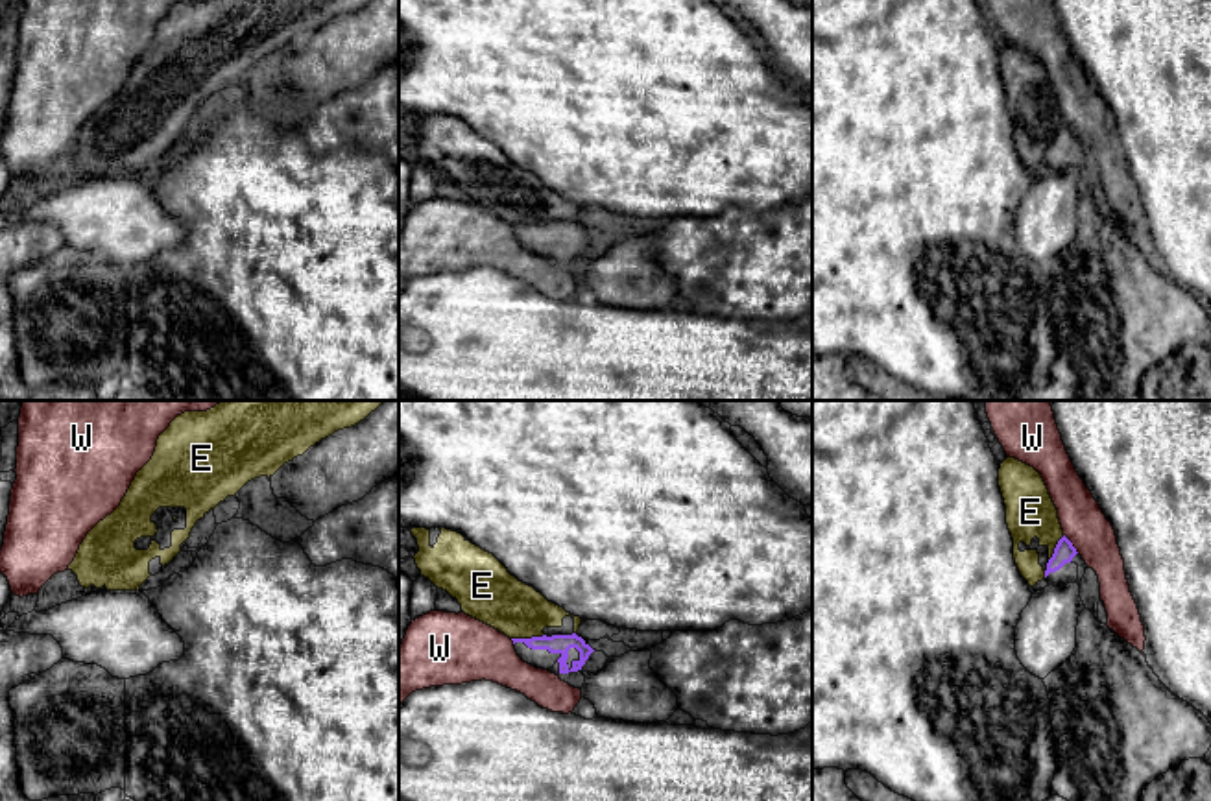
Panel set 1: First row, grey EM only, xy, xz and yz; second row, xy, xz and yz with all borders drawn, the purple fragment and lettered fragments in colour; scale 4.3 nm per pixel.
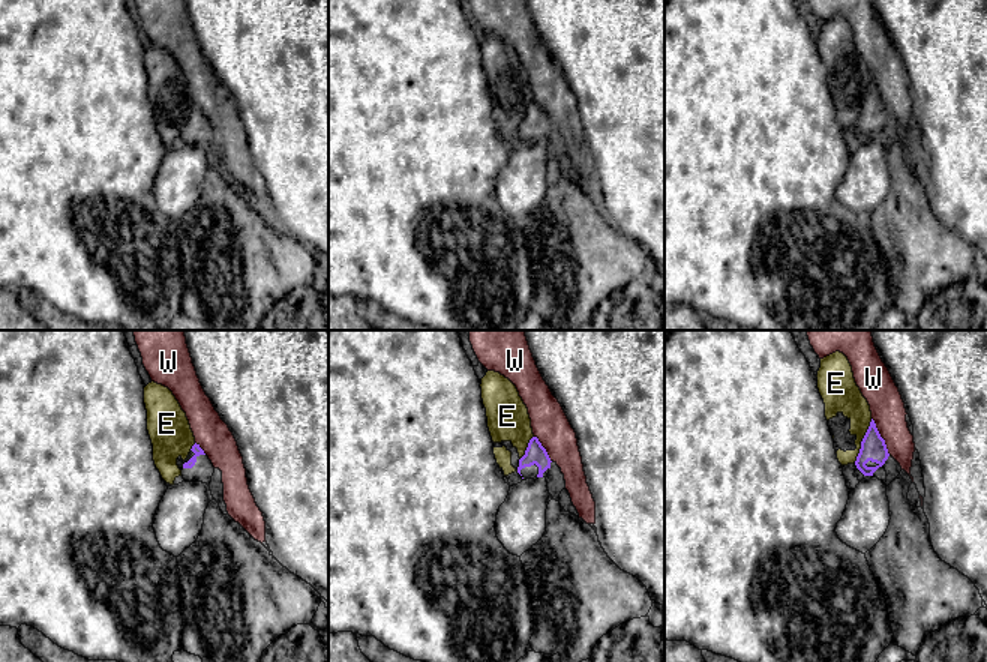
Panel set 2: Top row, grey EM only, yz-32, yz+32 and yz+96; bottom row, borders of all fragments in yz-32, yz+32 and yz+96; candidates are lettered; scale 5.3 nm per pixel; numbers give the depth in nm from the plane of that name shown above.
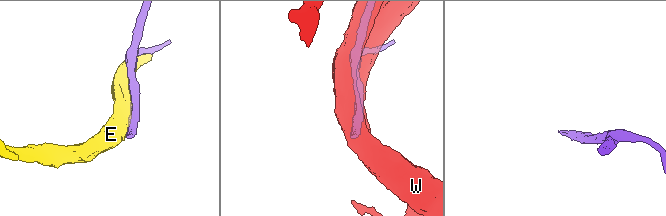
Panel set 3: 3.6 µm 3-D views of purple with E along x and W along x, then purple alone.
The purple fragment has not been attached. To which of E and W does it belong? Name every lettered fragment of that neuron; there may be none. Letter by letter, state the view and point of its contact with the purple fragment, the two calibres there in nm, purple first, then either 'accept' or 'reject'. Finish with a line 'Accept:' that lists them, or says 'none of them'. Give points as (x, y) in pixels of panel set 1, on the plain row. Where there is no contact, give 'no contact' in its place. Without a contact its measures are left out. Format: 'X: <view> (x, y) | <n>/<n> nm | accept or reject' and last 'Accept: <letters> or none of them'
E: xz (527, 226) | 80/240 nm | reject
W: yz (1071, 130) | 90/190 nm | reject
Accept: none of them

